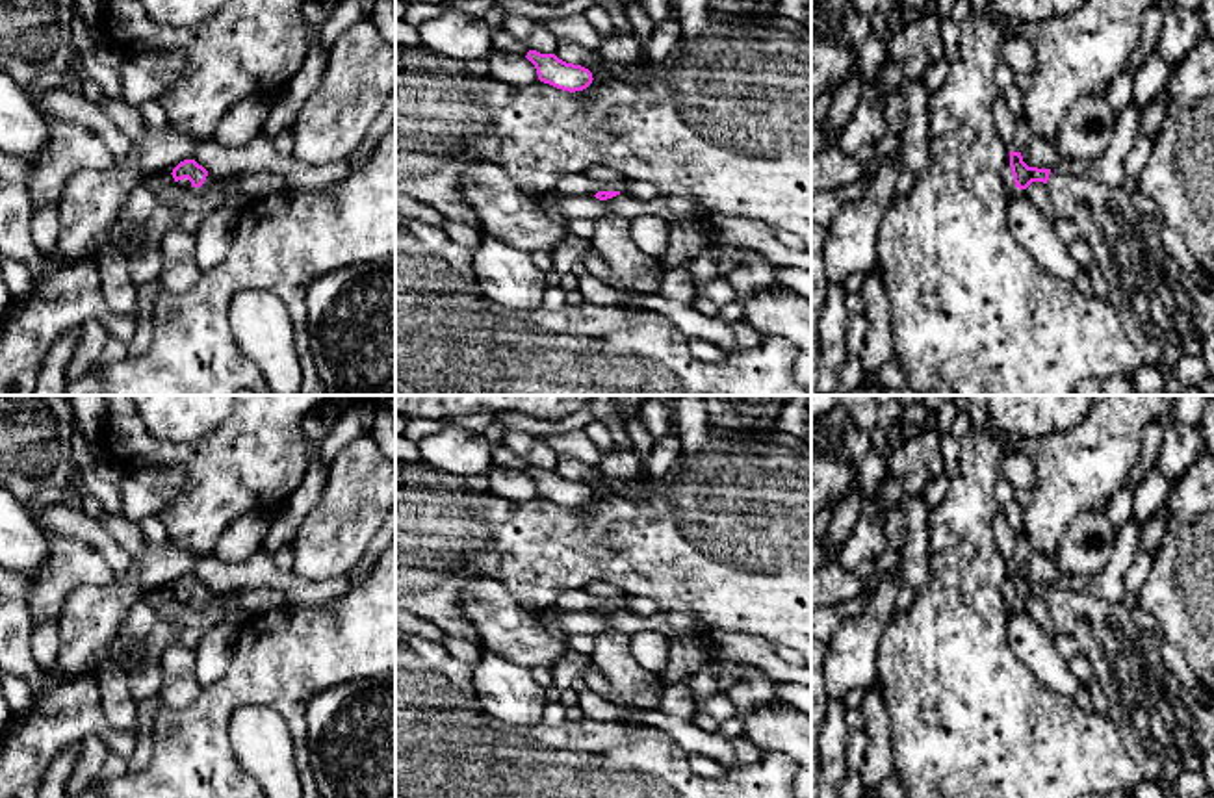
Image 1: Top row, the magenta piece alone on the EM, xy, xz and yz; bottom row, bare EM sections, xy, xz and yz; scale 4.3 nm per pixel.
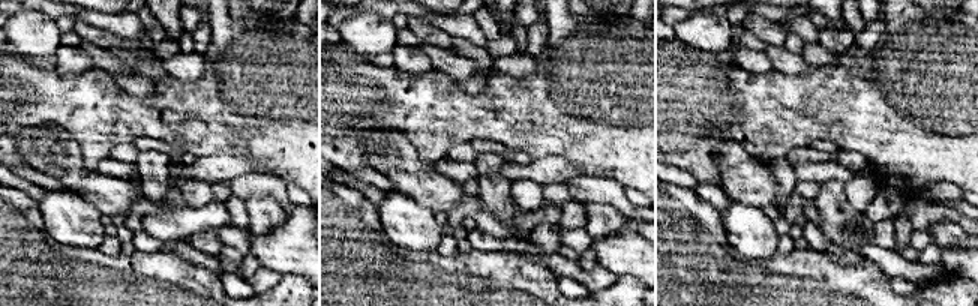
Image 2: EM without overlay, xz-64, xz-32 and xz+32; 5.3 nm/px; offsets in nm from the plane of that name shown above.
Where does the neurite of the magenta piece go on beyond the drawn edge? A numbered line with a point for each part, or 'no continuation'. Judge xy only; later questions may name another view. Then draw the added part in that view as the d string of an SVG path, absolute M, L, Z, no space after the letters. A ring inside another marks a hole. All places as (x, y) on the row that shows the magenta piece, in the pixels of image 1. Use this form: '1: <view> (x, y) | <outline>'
1: xy (210, 179) | M208 173L208 176L206 176L206 180L204 180L204 184L200 187L193 187L187 178L178 180L176 184L182 186L182 187L186 187L186 189L195 191L197 195L202 195L213 180L215 178Z

